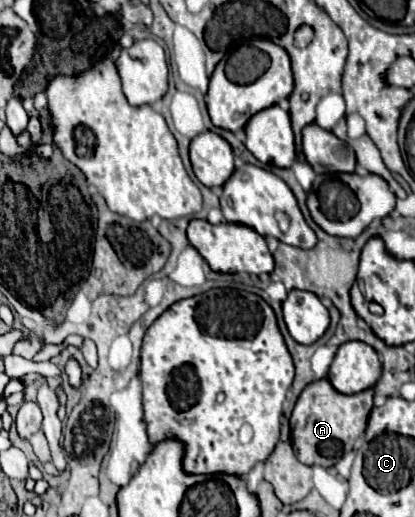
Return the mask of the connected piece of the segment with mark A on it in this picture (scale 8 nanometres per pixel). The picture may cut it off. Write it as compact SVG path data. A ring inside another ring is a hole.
M327 378L315 380L301 392L291 416L291 440L297 458L303 464L333 466L345 452L353 450L355 440L365 432L369 412L373 408L373 390L363 390L353 396L339 394Z

